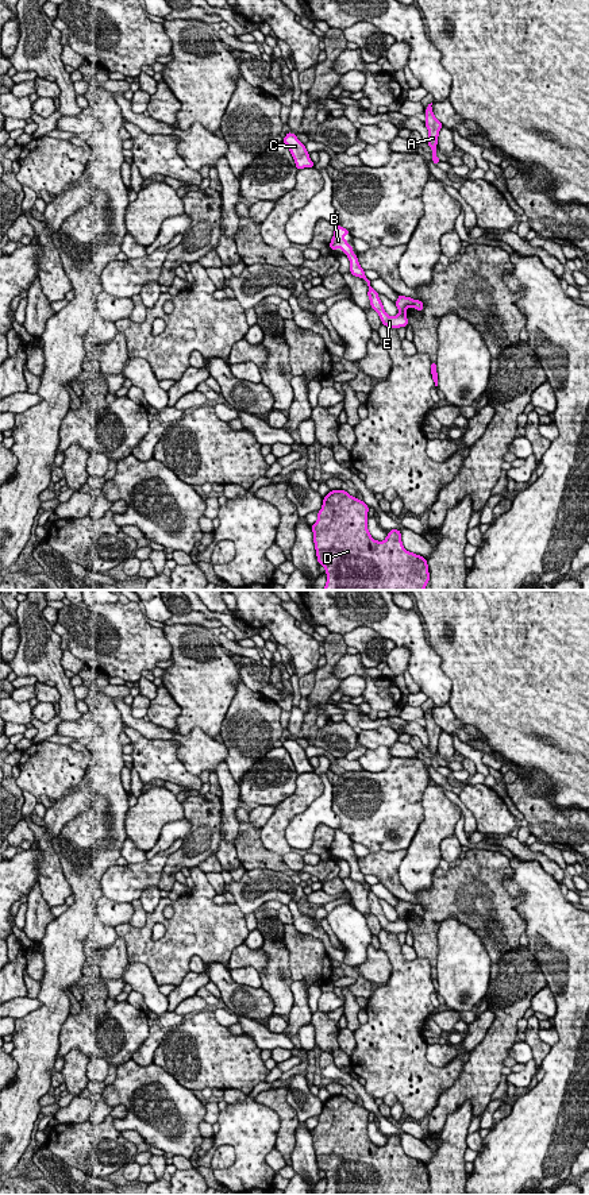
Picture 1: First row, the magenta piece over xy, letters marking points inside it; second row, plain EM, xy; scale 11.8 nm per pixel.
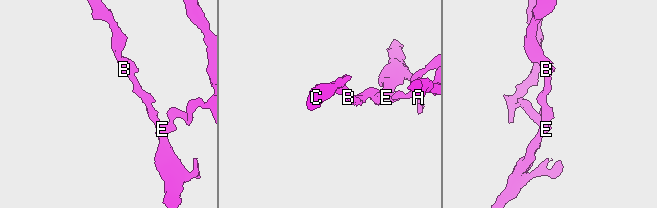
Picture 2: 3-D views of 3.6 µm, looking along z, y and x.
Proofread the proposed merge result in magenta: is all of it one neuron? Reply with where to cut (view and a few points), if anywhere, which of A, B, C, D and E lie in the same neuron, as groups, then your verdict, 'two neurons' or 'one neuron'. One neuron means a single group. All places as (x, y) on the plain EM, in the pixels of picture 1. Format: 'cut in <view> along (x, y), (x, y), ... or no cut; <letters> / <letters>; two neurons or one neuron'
cut in xy along (400, 917), (404, 918); A D / B C E; two neurons

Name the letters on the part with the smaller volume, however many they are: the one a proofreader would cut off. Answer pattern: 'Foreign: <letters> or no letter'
Foreign: B, C, E

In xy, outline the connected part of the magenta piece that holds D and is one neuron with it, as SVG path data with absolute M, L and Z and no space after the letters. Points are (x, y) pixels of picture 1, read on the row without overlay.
M331 1095L323 1103L317 1126L311 1130L319 1169L326 1173L327 1187L323 1195L424 1195L430 1186L427 1164L409 1157L401 1146L401 1137L392 1134L384 1146L372 1142L367 1134L369 1111L347 1096Z

